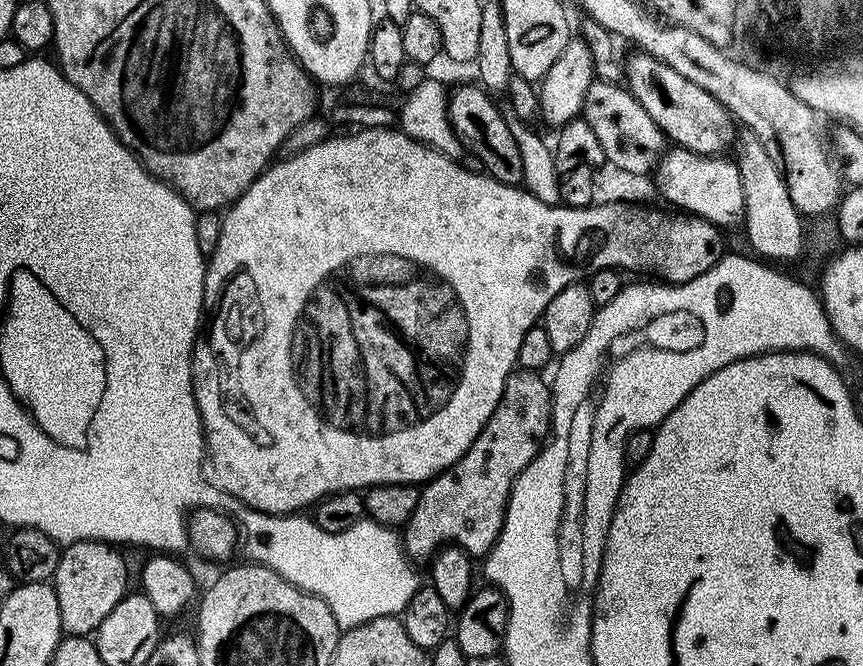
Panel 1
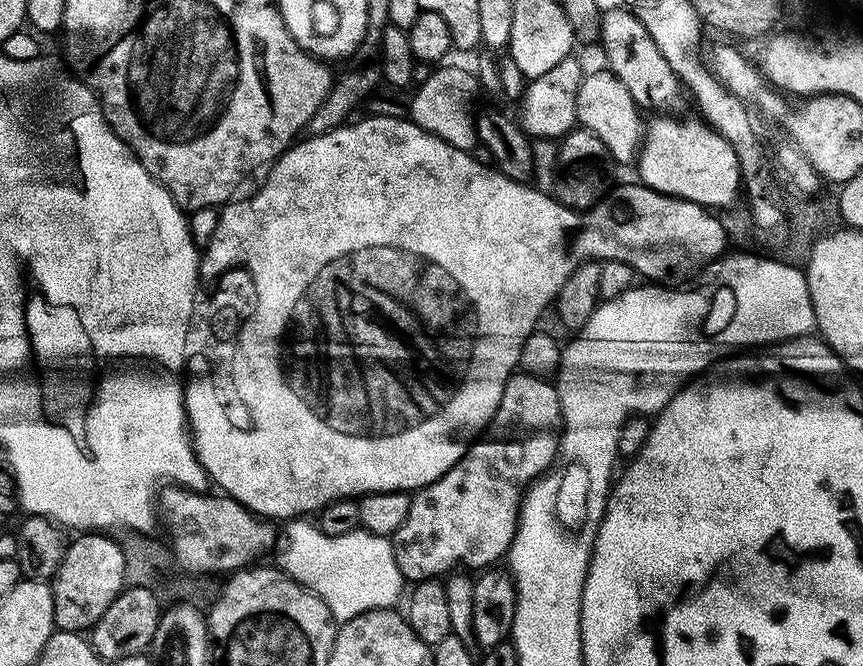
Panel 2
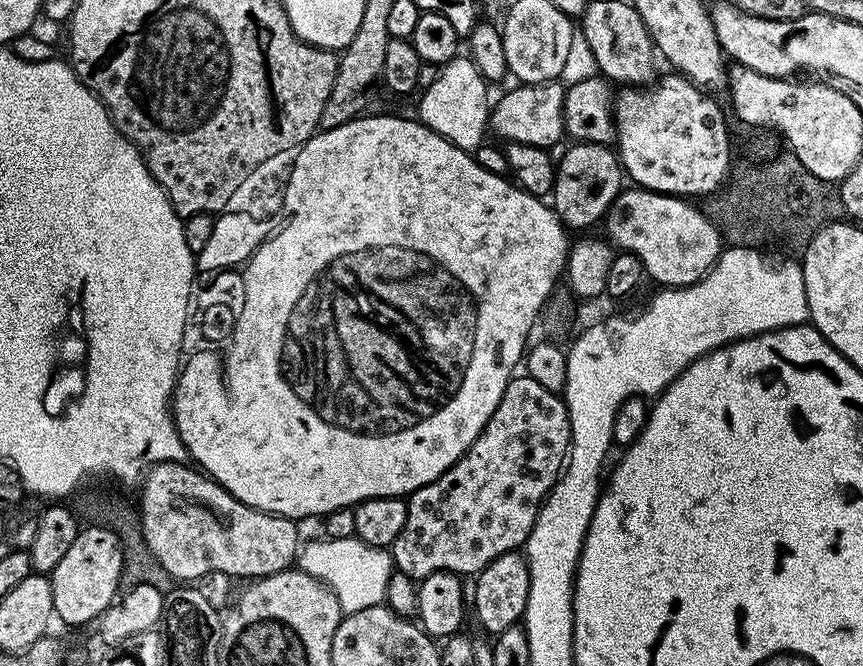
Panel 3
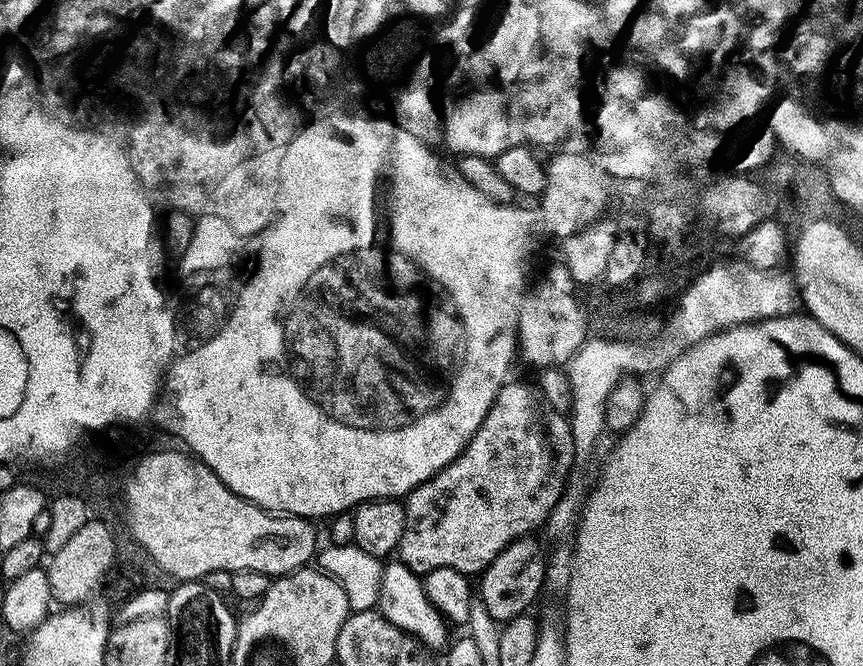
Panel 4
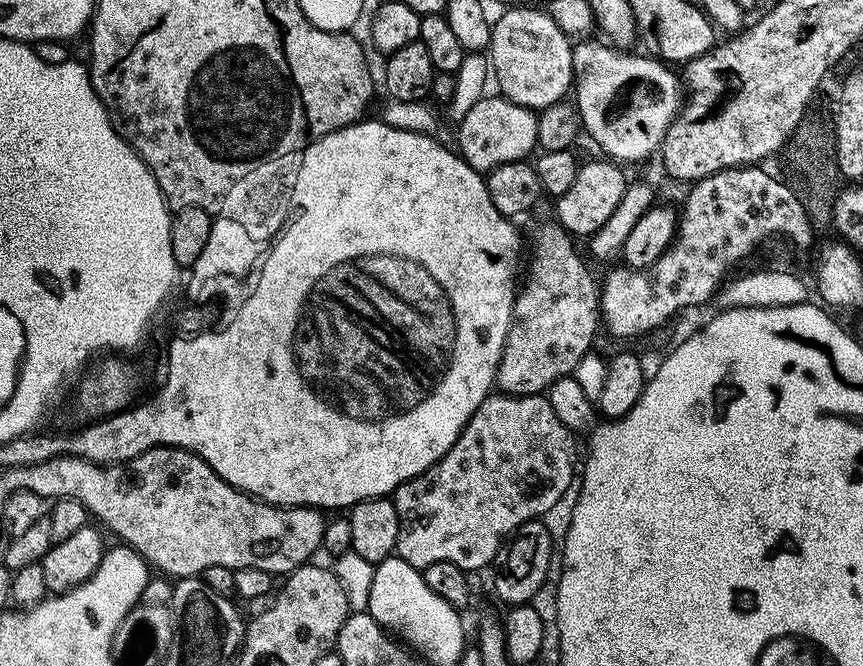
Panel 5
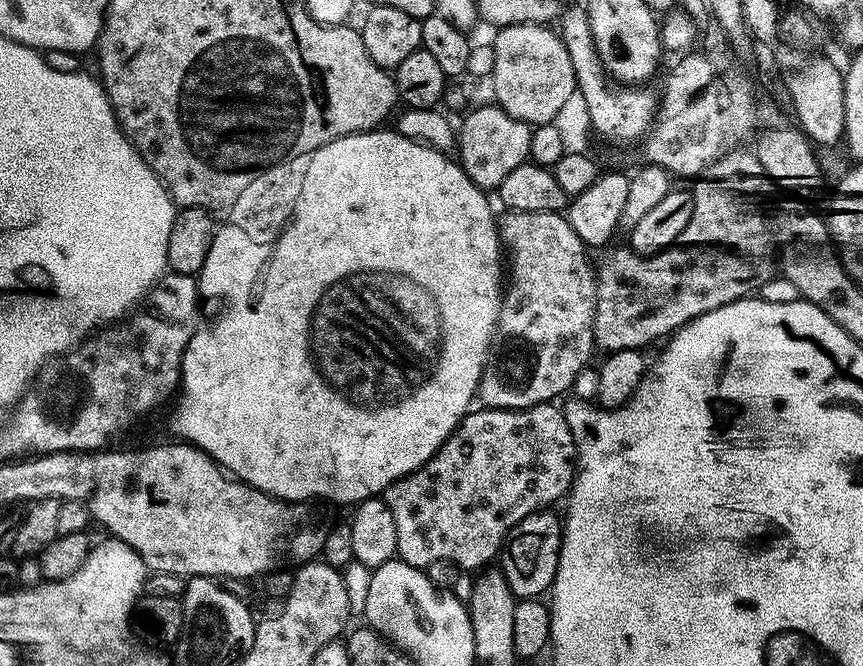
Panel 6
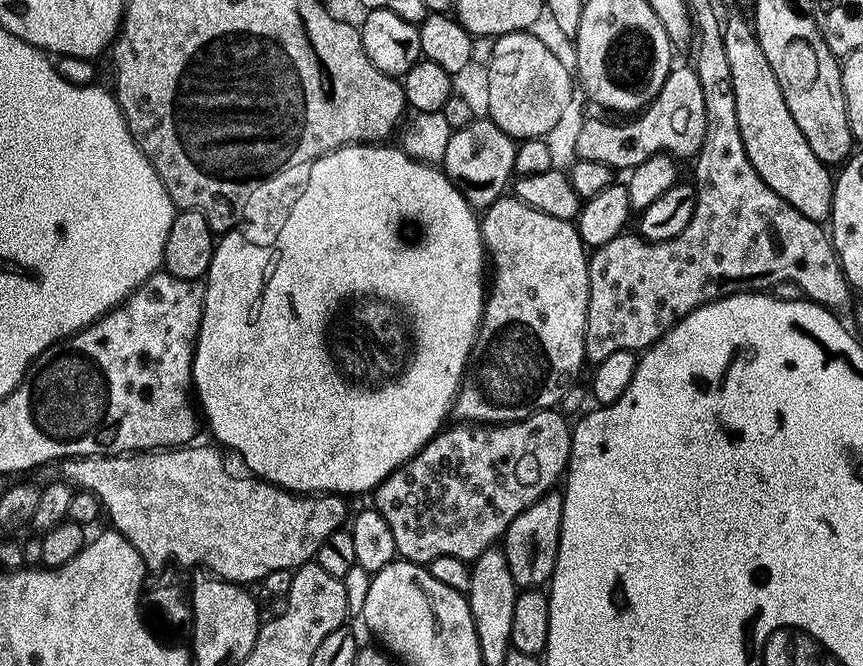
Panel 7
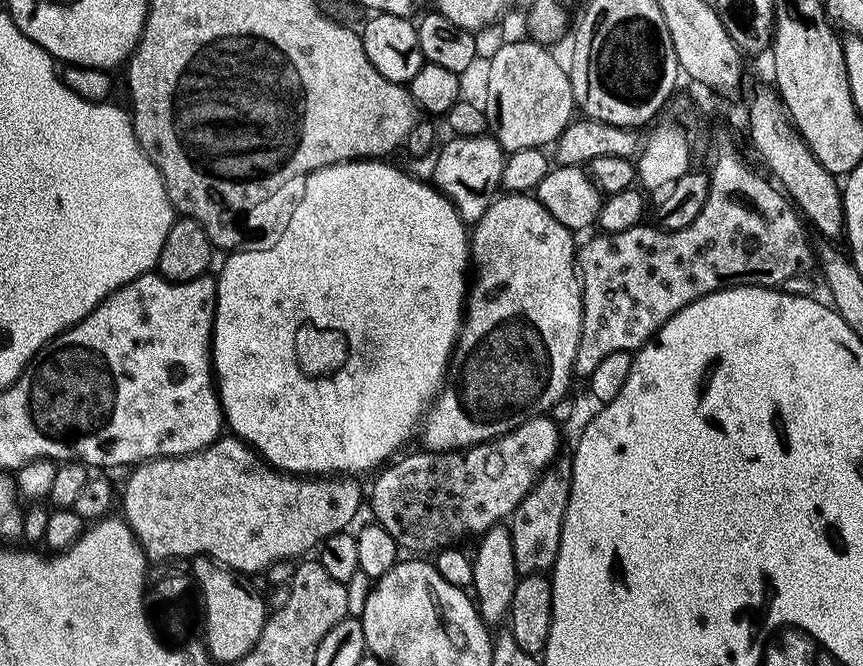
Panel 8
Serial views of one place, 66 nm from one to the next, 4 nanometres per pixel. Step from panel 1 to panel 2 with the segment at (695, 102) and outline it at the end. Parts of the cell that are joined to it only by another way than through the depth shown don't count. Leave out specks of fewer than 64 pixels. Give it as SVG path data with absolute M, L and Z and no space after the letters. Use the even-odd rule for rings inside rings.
M624 6L612 8L600 17L599 47L604 47L603 63L630 90L630 98L634 98L637 108L651 111L656 114L664 114L680 100L682 85L677 80L674 70L670 70L670 62L662 56L658 46L650 33L642 23Z

